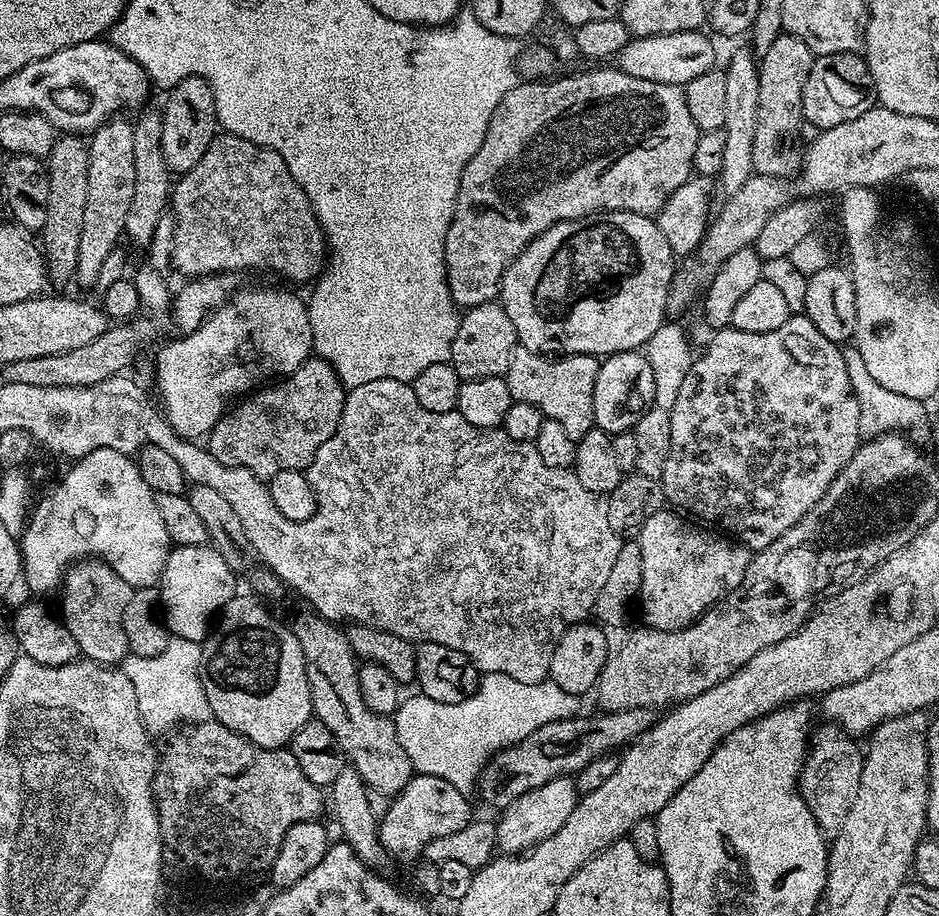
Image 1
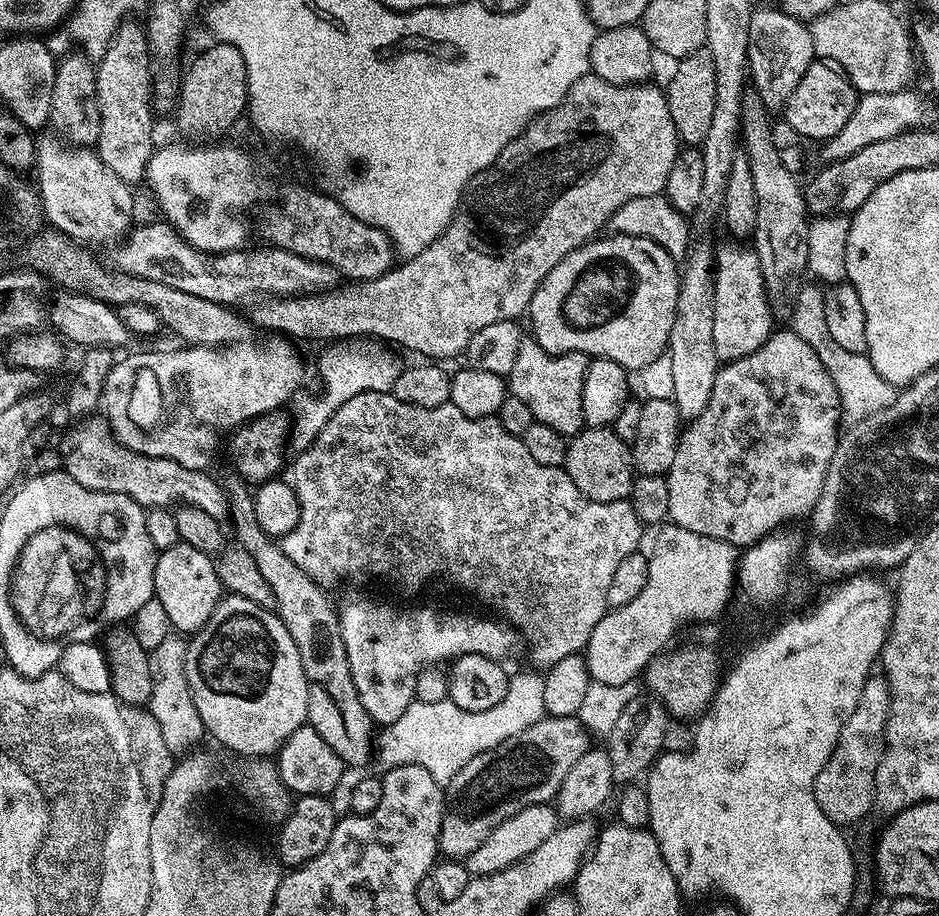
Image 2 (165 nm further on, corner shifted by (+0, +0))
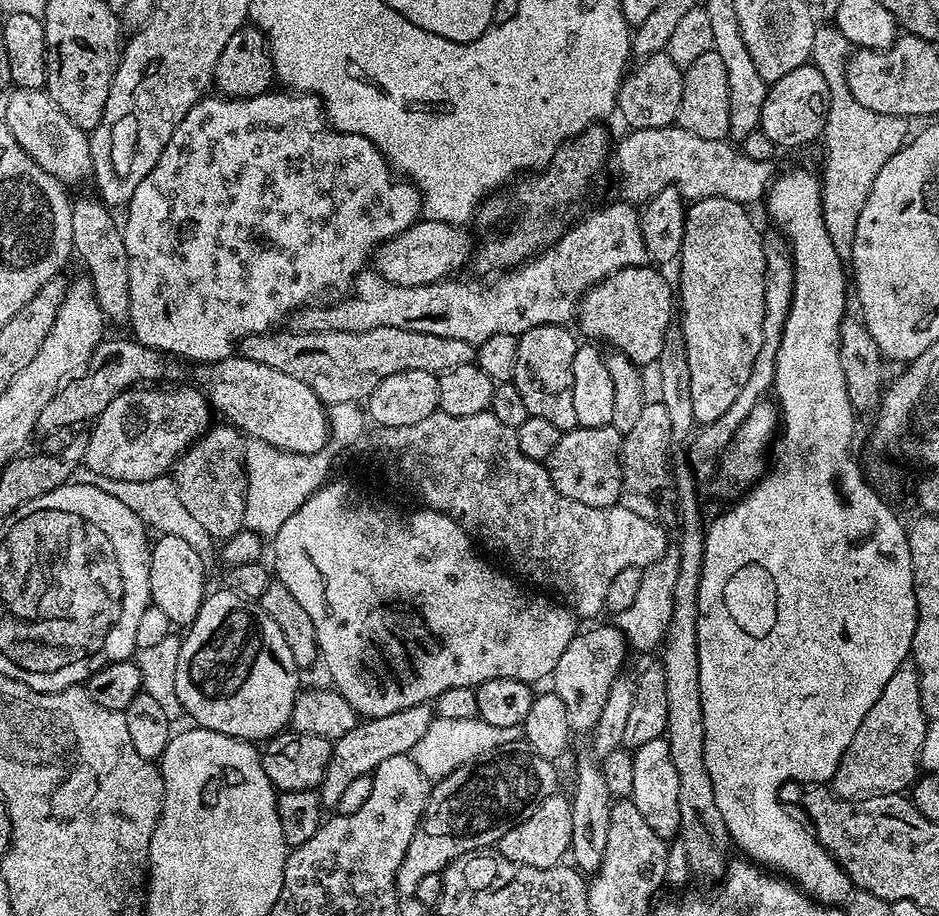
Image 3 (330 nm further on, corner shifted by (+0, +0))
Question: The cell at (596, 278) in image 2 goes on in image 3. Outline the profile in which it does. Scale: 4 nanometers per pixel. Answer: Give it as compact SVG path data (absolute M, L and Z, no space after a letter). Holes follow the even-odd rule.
M629 266L598 281L584 293L576 309L574 320L580 323L579 335L601 345L609 344L609 349L624 355L636 365L657 363L662 344L666 342L666 330L674 324L674 288L668 285L667 278L660 272L663 271L652 266Z

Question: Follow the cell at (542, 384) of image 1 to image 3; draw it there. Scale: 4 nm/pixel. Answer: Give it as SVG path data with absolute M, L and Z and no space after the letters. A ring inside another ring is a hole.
M547 324L546 326L534 326L530 330L526 330L521 334L518 338L518 358L514 361L514 374L512 375L511 383L514 383L518 386L518 394L522 394L522 402L526 405L526 410L528 411L528 415L533 416L534 418L546 418L546 422L552 423L553 426L558 426L561 432L569 432L571 428L575 428L578 425L578 413L574 410L574 354L576 353L576 349L578 347L577 337L574 335L572 337L571 327L562 325L562 324Z

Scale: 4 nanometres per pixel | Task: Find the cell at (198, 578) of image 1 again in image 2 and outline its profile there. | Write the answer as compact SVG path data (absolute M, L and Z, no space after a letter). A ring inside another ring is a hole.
M175 544L157 555L154 566L154 599L162 602L173 629L180 634L195 634L214 614L222 599L220 579L216 573L216 561L205 552L194 550L189 544Z

